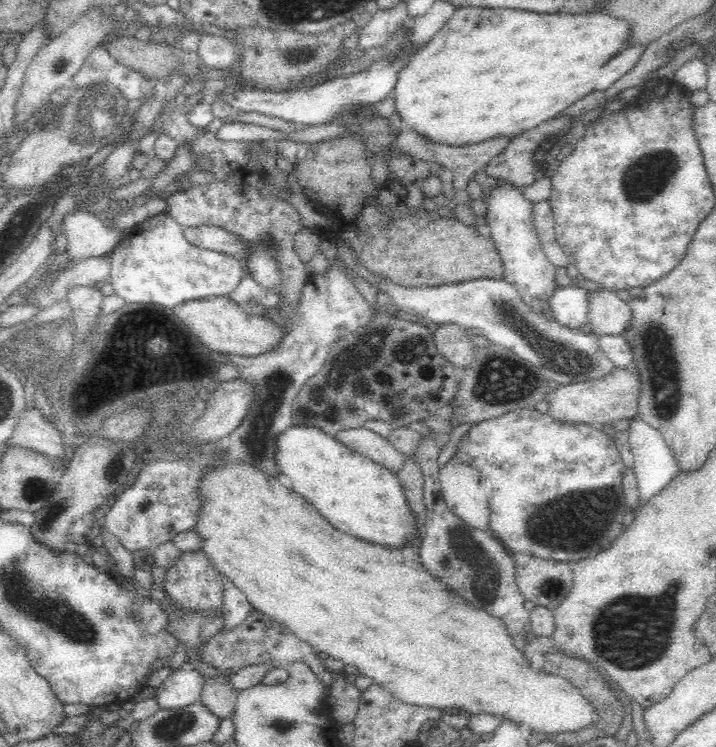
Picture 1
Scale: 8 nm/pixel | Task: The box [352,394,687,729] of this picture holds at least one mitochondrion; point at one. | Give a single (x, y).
(632, 632)

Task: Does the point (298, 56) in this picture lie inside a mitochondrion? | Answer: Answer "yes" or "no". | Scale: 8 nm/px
yes

